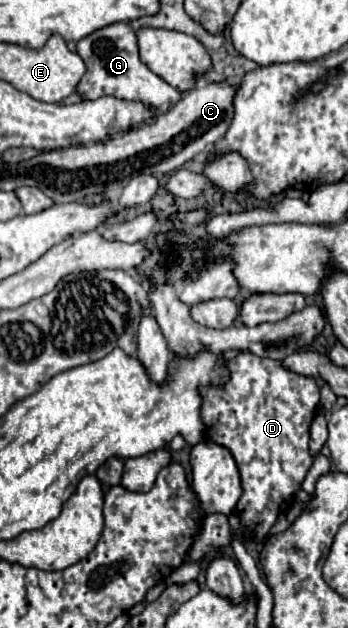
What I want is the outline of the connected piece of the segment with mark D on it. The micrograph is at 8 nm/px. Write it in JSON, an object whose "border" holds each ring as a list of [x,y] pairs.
{"border":[[[248,352],[238,354],[234,360],[228,360],[226,368],[230,378],[222,386],[208,384],[198,388],[202,398],[200,416],[206,426],[208,440],[228,448],[238,464],[238,470],[242,470],[244,494],[236,506],[236,514],[240,516],[246,532],[252,534],[256,540],[262,540],[268,534],[270,526],[276,522],[278,512],[282,512],[282,508],[288,506],[296,490],[300,490],[306,472],[314,462],[314,458],[308,454],[308,426],[314,420],[314,412],[320,400],[320,388],[312,378],[288,372],[278,360],[258,358]]]}

